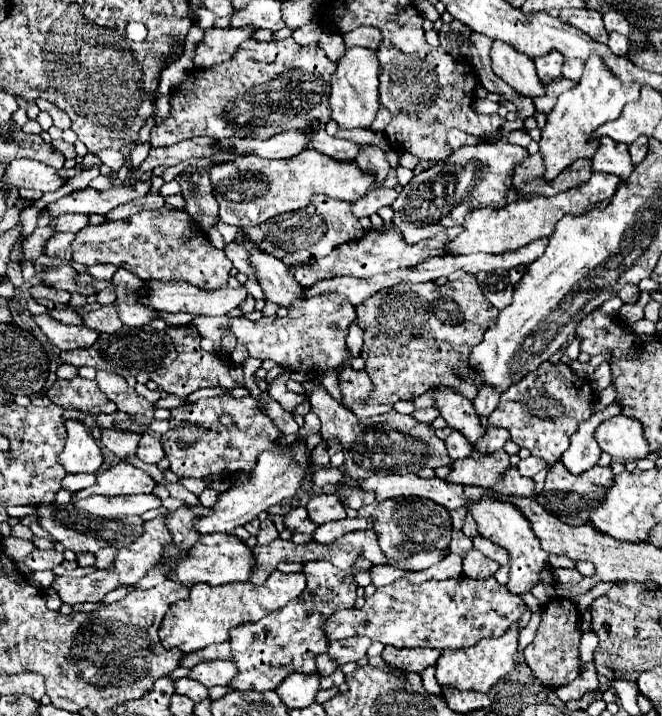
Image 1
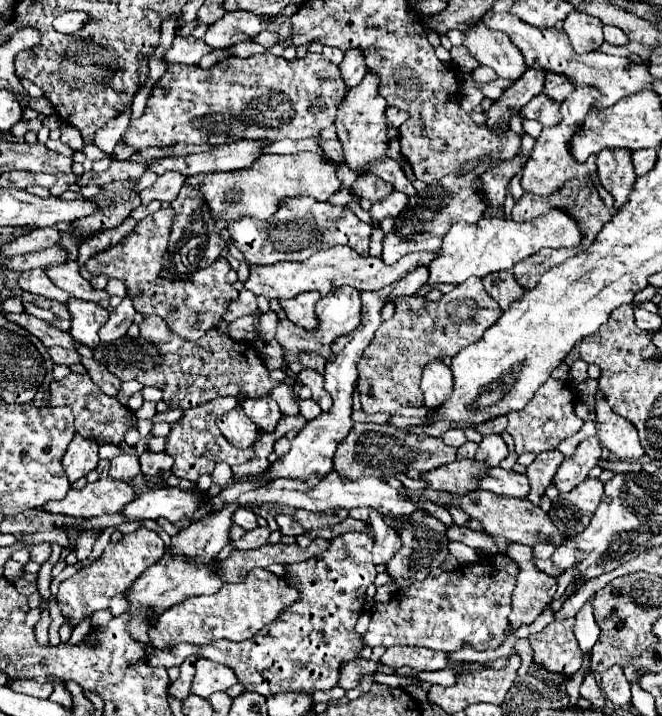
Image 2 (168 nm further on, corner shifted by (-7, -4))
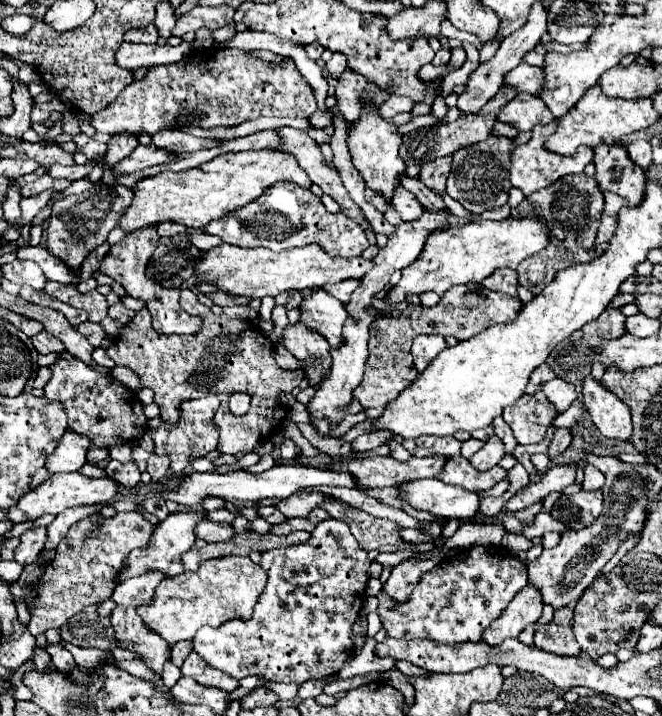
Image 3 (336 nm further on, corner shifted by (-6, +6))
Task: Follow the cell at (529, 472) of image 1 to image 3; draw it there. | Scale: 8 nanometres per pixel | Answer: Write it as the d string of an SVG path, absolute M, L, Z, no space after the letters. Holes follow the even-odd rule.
M556 429L556 431L554 431L554 437L552 437L550 445L548 445L546 455L548 455L550 459L556 459L558 455L562 455L562 453L570 447L570 443L572 443L572 433L570 433L570 429Z

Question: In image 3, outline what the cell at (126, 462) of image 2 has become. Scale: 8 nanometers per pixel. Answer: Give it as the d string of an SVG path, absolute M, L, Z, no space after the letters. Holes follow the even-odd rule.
M108 461L108 465L106 465L104 471L106 471L108 477L116 479L124 487L136 487L140 483L140 471L138 471L138 467L136 467L134 461L128 461L128 463Z

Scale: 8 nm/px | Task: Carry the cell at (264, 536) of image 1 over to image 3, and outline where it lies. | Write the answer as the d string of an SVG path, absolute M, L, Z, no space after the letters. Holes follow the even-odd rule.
M202 521L196 527L196 535L204 539L206 543L216 543L216 541L230 541L230 537L236 535L234 527L230 523L214 523L214 521Z

